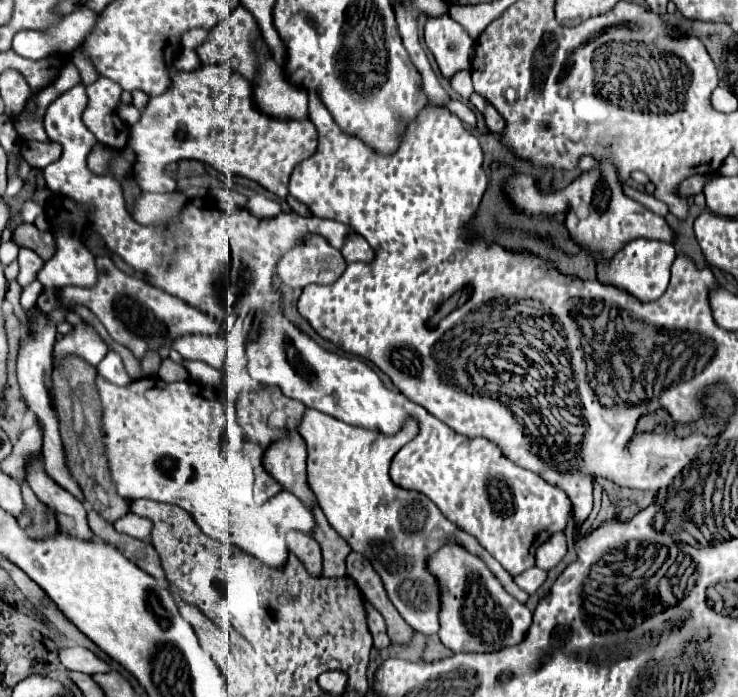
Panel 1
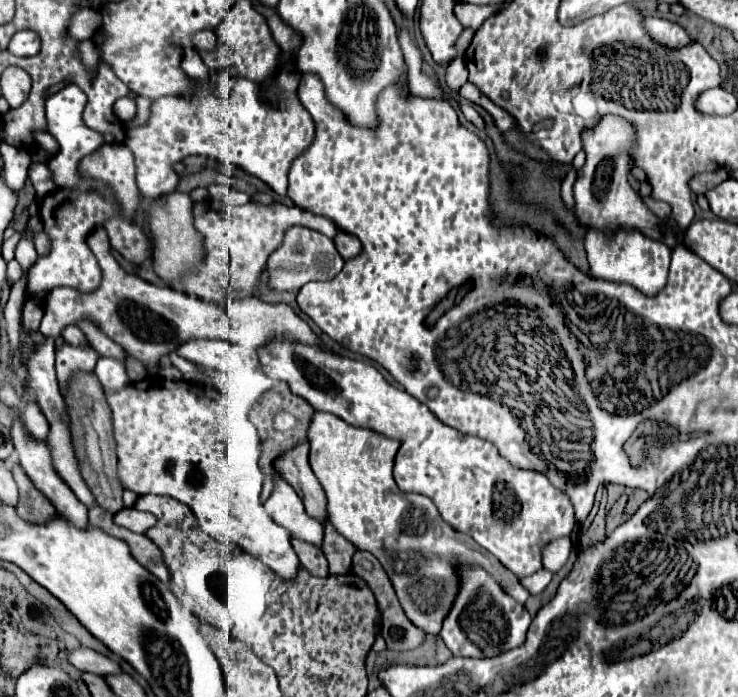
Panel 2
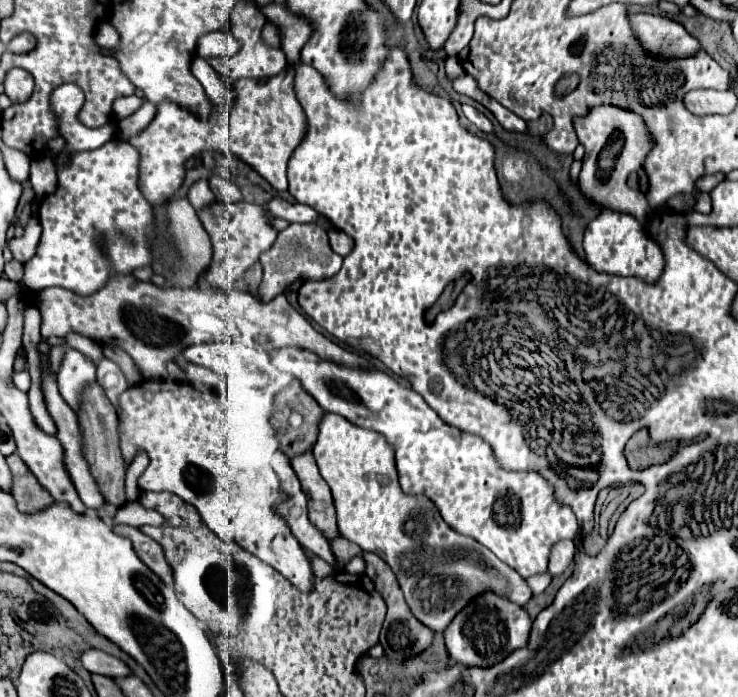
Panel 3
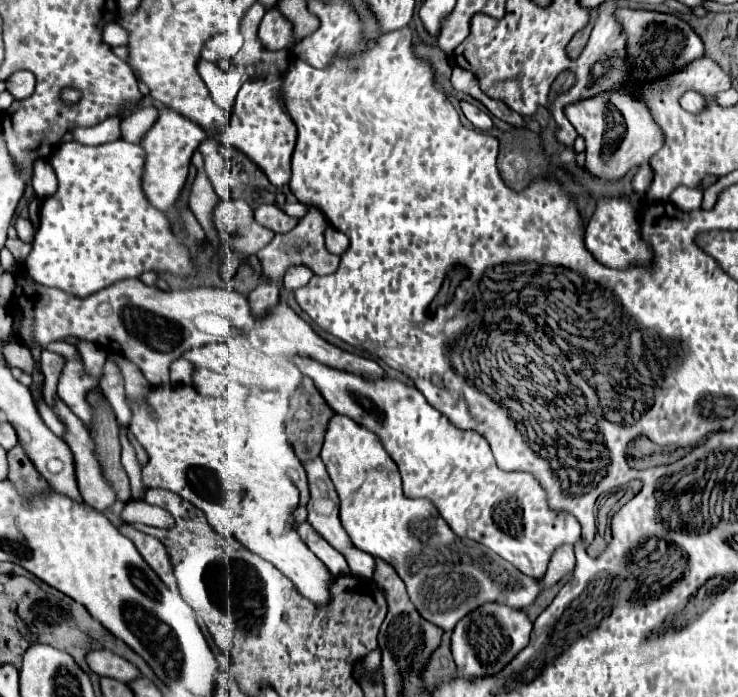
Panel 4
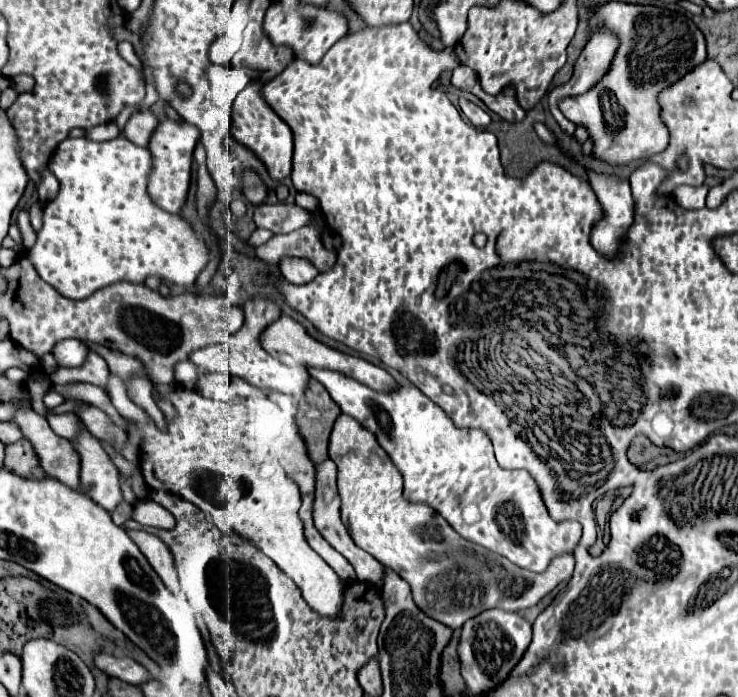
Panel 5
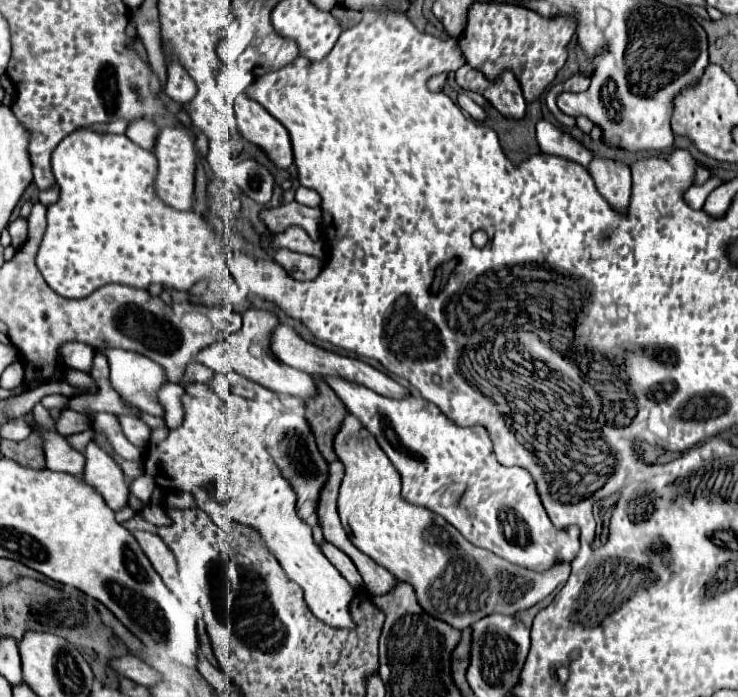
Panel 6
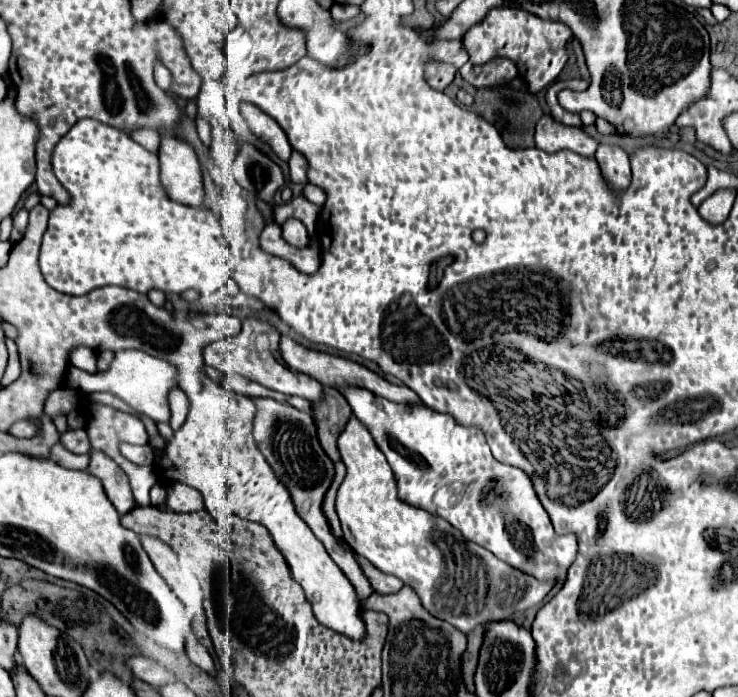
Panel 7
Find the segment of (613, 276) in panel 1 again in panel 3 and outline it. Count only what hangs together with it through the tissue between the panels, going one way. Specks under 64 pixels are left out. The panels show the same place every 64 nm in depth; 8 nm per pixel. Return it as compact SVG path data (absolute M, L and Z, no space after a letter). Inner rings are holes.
M612 210L600 212L588 224L584 234L584 252L588 264L592 264L596 272L636 276L642 278L646 284L656 282L664 270L664 254L660 252L658 244L648 236L644 226L638 220L630 218L630 215Z

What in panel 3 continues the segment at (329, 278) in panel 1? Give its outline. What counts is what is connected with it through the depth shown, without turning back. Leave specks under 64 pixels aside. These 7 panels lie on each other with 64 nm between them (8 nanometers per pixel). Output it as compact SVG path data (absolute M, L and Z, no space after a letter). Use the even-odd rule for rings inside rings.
M290 224L278 234L276 244L260 256L264 266L264 278L260 284L260 296L264 302L288 290L294 282L306 280L322 280L334 276L342 268L342 256L338 256L328 242L328 234L318 228L320 224Z

